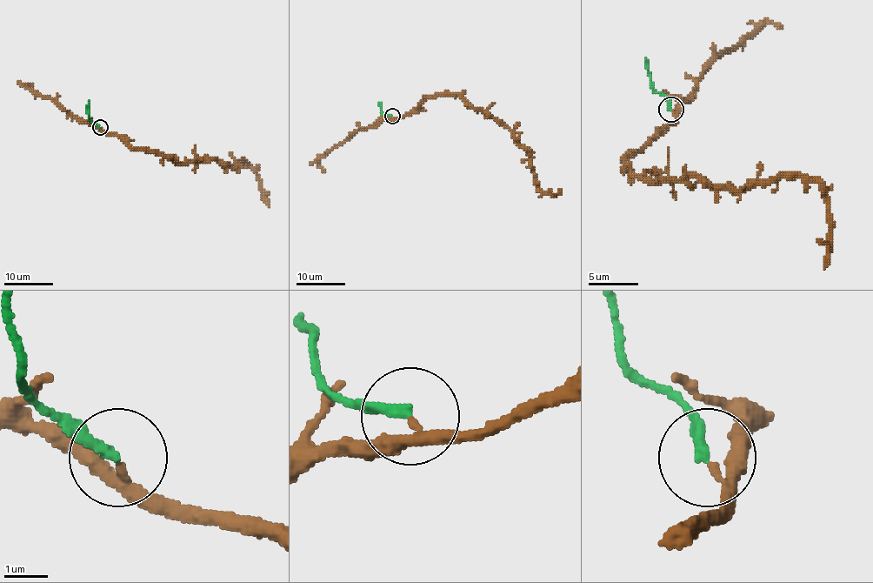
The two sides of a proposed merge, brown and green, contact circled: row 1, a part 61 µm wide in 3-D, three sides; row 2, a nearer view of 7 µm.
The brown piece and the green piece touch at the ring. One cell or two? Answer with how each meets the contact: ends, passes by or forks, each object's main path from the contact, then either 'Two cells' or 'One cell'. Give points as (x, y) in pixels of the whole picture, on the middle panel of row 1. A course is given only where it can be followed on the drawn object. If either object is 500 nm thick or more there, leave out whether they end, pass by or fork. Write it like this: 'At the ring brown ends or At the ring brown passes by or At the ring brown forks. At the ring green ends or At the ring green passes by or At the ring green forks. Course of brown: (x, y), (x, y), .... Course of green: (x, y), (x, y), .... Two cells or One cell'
At the ring brown passes by. At the ring green ends. Course of brown: (391, 116), (409, 115), (427, 98), (459, 95), (509, 130), (526, 150), (541, 190), (560, 192). Course of green: (391, 116), (384, 115), (379, 104), (382, 103). Two cells

